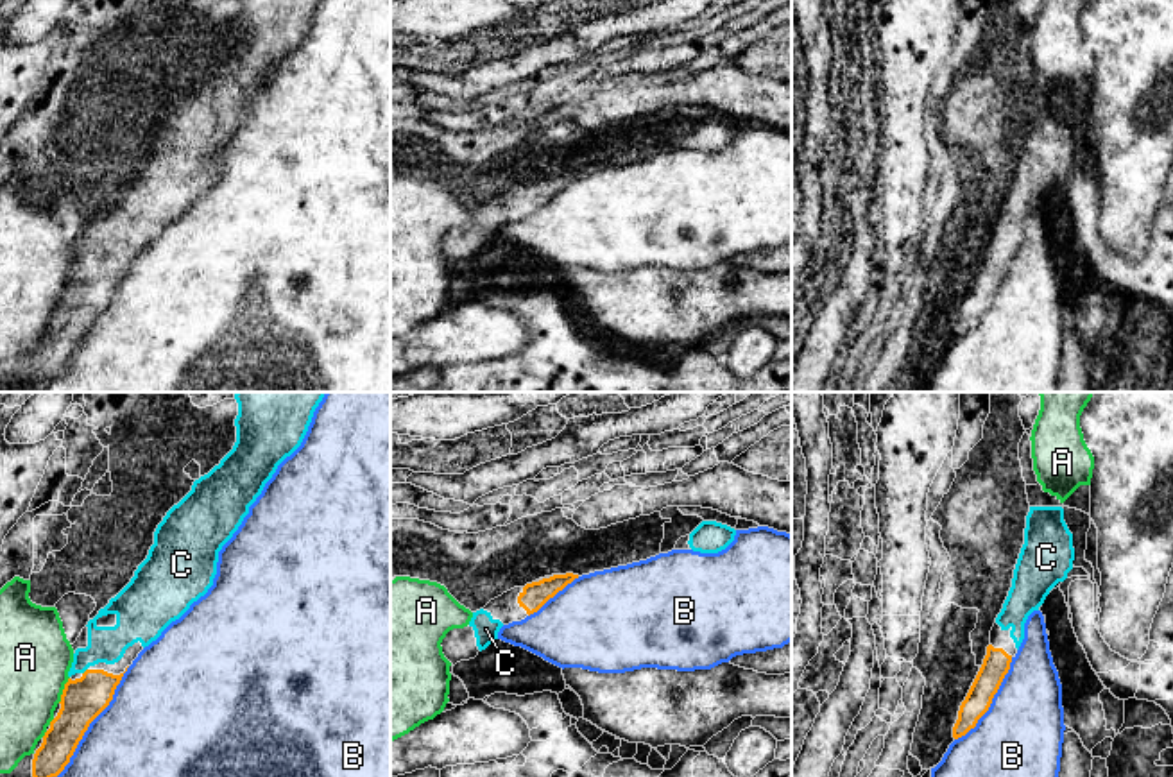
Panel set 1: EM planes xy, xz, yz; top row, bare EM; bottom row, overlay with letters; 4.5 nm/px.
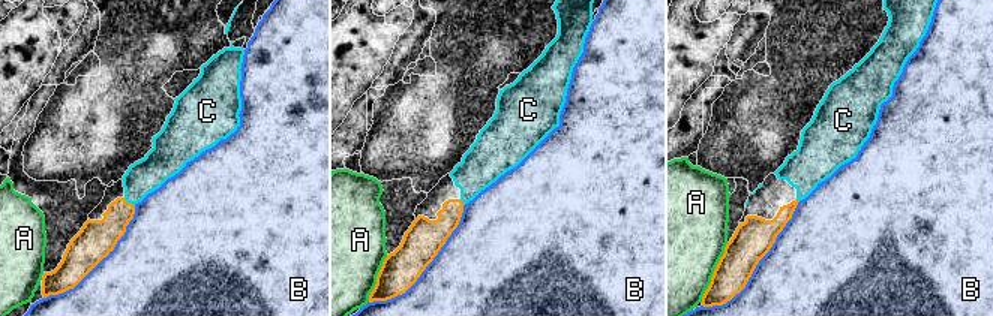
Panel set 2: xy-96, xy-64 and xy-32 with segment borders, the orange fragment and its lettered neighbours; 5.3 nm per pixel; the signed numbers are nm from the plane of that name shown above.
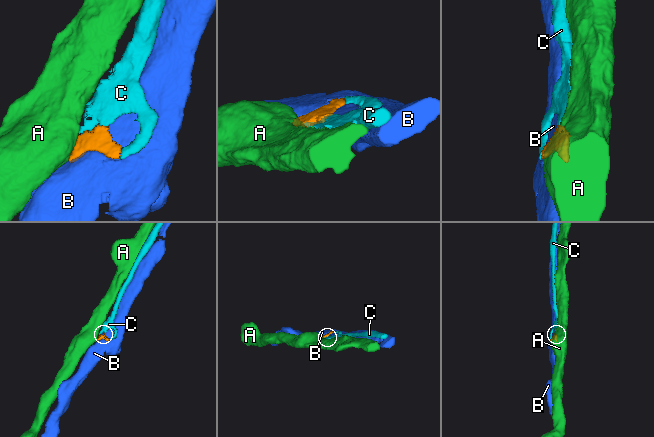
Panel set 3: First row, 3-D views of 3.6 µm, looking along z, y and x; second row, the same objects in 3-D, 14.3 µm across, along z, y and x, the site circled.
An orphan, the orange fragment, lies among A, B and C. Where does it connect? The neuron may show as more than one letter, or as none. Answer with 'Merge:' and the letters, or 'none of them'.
Merge: C

